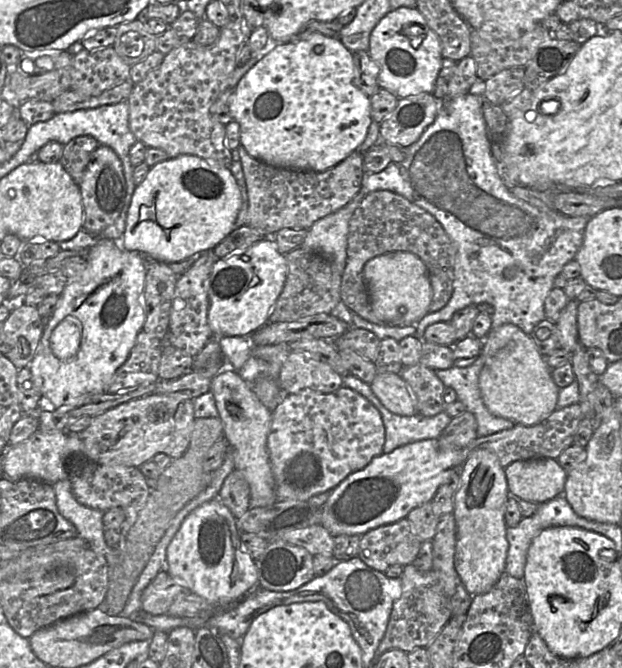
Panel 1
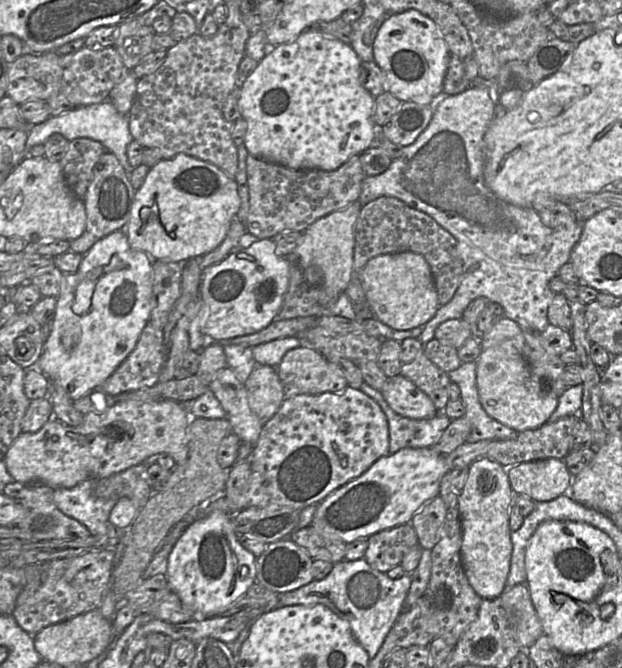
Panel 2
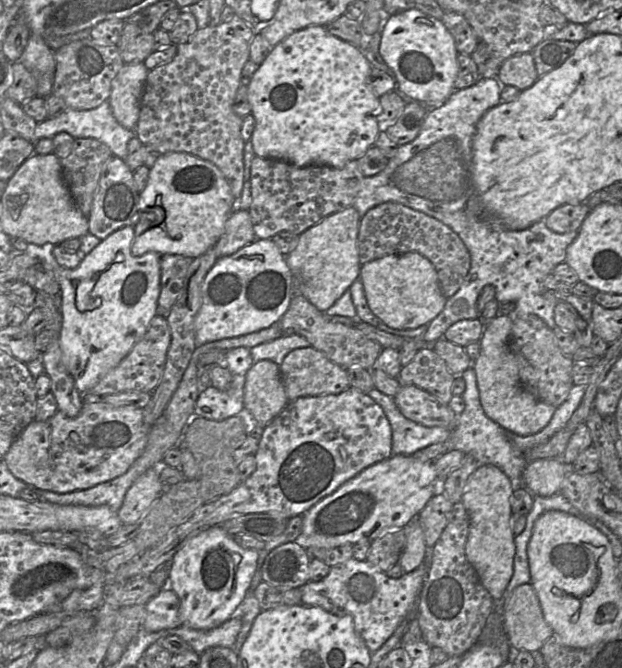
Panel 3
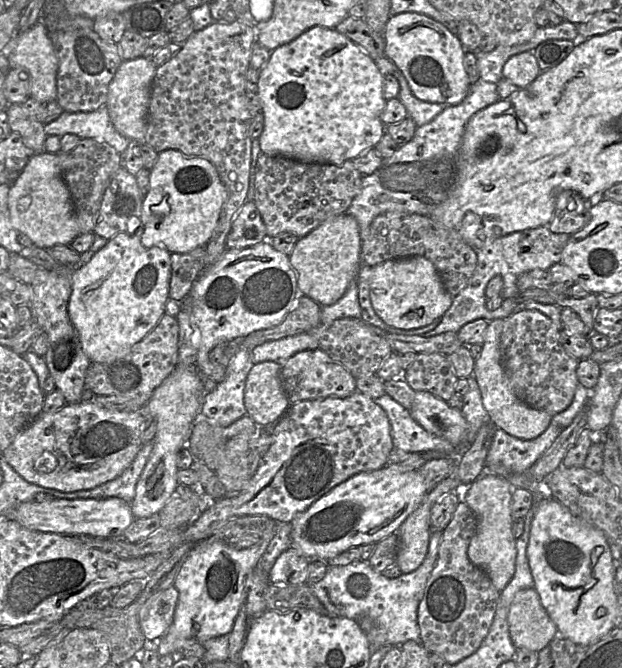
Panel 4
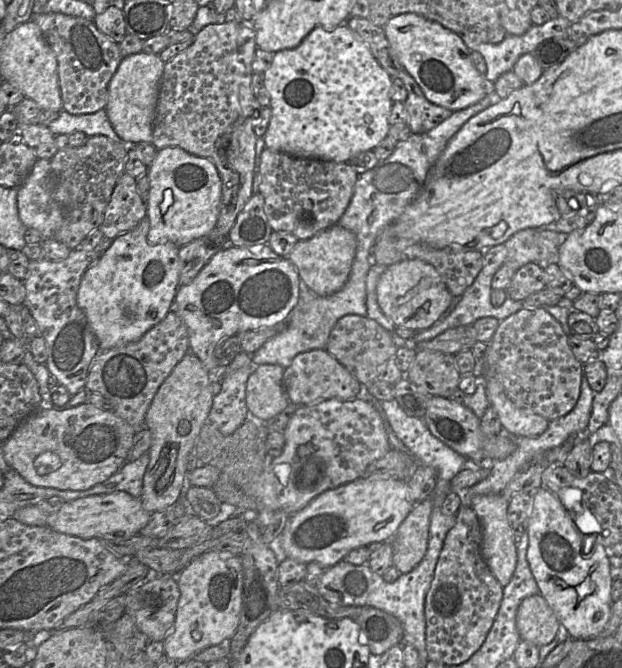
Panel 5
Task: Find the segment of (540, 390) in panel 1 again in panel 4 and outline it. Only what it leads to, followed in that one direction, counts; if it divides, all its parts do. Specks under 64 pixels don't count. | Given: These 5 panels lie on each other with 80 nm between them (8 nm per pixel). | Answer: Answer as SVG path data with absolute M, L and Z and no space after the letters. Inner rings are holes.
M504 319L489 321L480 356L475 360L473 376L481 391L482 403L490 421L497 428L523 440L531 440L542 434L550 424L552 415L535 409L519 399L509 388L501 359L501 333Z

